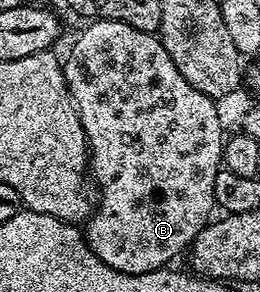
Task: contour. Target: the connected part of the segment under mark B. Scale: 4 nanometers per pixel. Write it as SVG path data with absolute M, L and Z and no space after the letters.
M93 19L91 22L85 23L84 26L85 28L77 34L76 41L73 42L72 49L68 52L68 57L65 55L62 60L66 86L69 94L72 95L72 101L76 104L76 113L88 139L86 168L90 173L90 180L95 191L96 188L100 191L100 200L98 196L98 203L93 207L92 215L86 221L88 229L85 227L82 235L88 242L88 249L106 266L135 276L146 274L171 265L173 263L171 260L179 252L180 255L187 253L188 249L192 247L196 235L210 223L210 217L213 215L211 212L214 212L216 208L214 178L218 178L218 174L222 171L226 131L224 132L224 124L220 121L220 112L216 109L219 108L217 101L194 90L194 86L190 86L190 82L186 82L186 78L182 78L182 74L178 74L178 66L174 66L170 54L166 54L159 35L136 30L132 26L128 26L126 22L120 21Z

